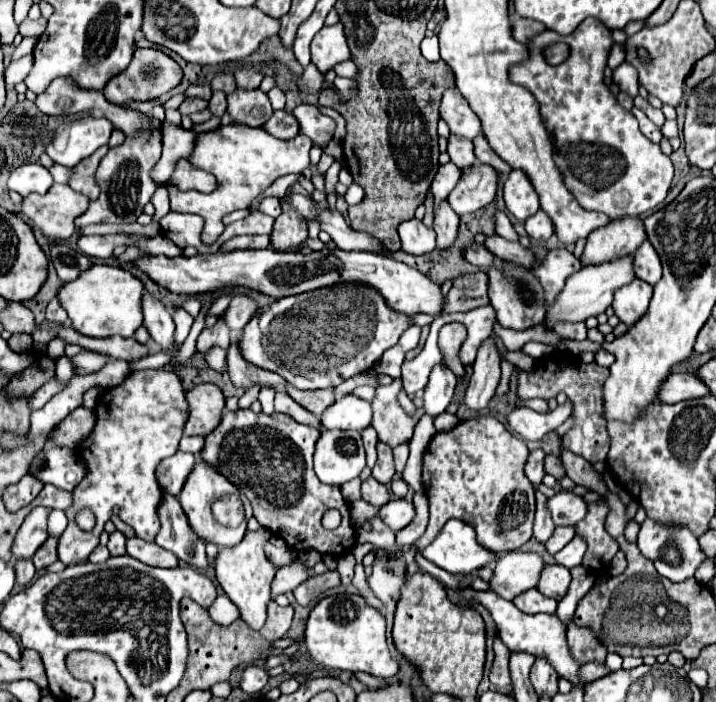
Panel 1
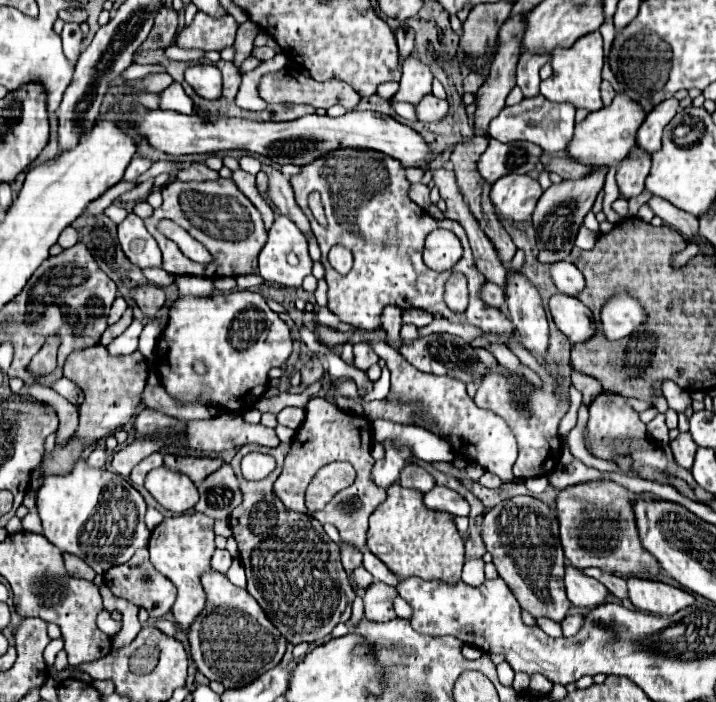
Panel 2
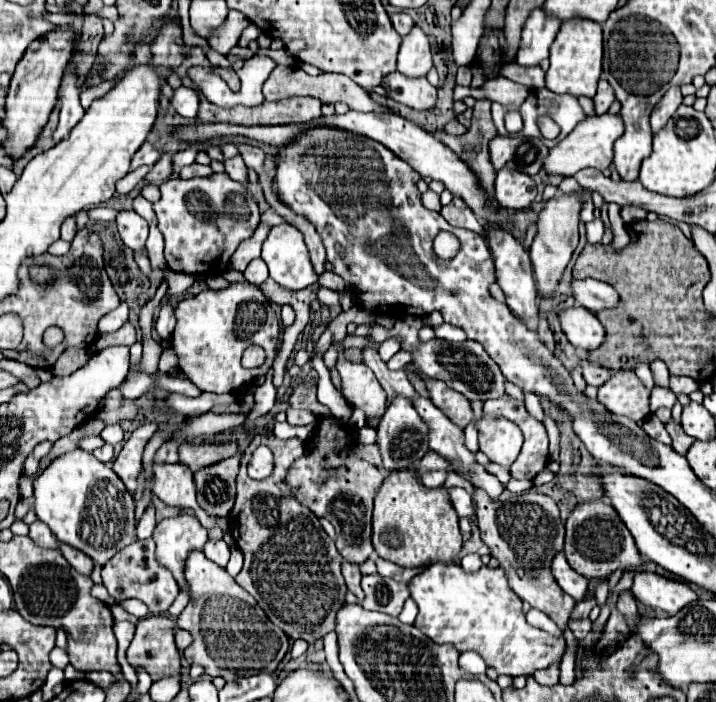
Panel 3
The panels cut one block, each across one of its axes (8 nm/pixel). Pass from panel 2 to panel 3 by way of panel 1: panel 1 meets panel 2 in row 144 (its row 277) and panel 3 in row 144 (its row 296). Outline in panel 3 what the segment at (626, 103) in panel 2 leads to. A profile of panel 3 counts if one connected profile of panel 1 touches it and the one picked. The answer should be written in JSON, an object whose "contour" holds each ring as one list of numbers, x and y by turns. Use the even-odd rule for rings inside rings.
{"contour":[[618,114,590,116,582,122,582,126,576,126,576,130,572,130,572,134,568,134,568,138,558,142,558,146,550,148,548,156,542,162,542,170,548,176,562,176,562,178,570,178,572,174,576,174,578,170,584,170,584,168,604,170,612,162,612,144,616,138,620,138,622,132,624,132,624,124]]}

